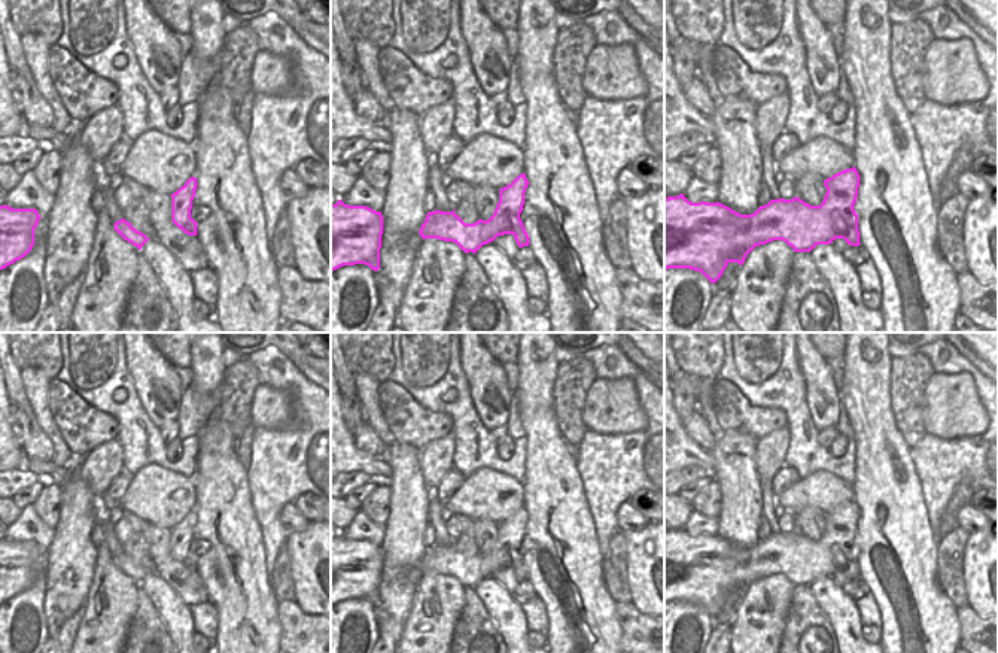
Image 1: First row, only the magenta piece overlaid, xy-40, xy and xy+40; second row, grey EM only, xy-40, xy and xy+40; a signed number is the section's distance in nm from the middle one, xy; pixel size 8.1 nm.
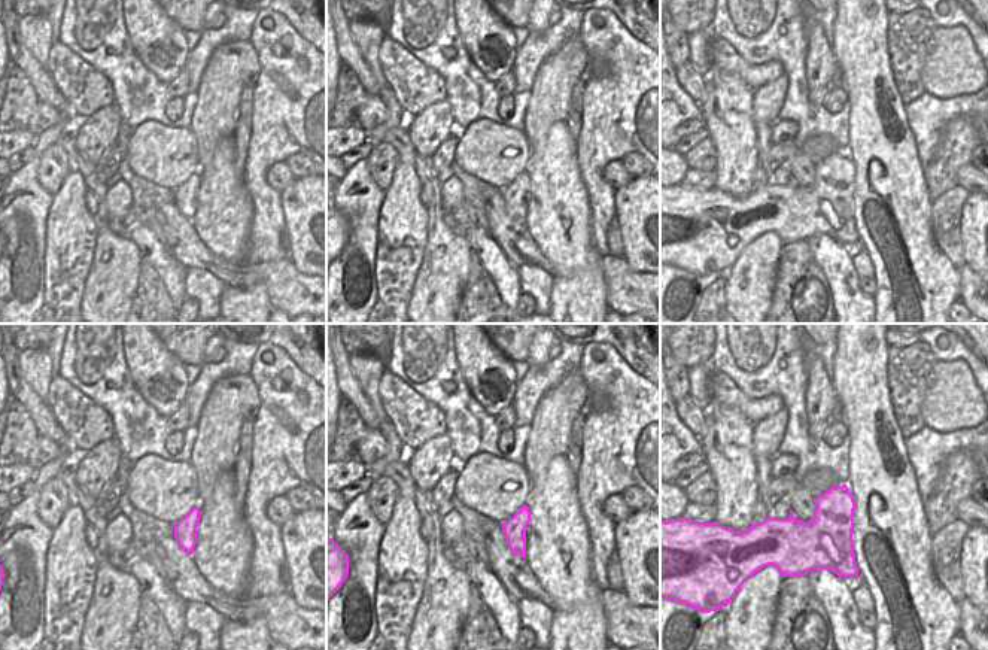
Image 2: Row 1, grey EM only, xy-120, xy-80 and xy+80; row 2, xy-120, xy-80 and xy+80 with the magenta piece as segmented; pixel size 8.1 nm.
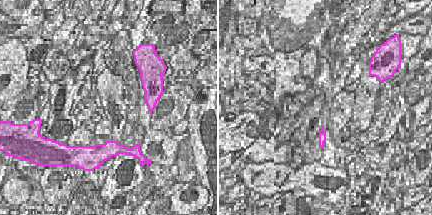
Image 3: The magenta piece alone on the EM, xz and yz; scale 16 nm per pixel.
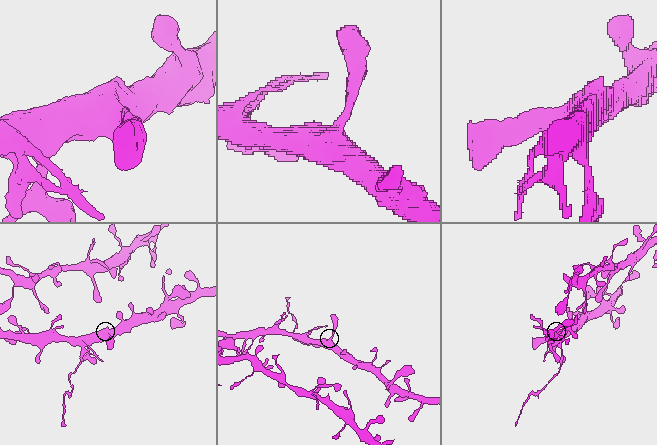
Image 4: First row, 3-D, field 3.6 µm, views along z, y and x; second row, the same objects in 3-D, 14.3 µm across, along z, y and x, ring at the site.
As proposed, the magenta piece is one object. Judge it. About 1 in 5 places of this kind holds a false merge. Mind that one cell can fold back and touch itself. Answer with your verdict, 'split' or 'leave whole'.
leave whole

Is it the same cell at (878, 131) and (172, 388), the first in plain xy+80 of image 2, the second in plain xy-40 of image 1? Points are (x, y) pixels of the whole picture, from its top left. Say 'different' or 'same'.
different

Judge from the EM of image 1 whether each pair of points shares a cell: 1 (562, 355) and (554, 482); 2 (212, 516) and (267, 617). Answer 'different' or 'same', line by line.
1: different
2: same

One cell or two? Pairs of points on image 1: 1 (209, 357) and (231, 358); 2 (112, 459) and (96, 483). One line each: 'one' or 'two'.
1: two
2: one

